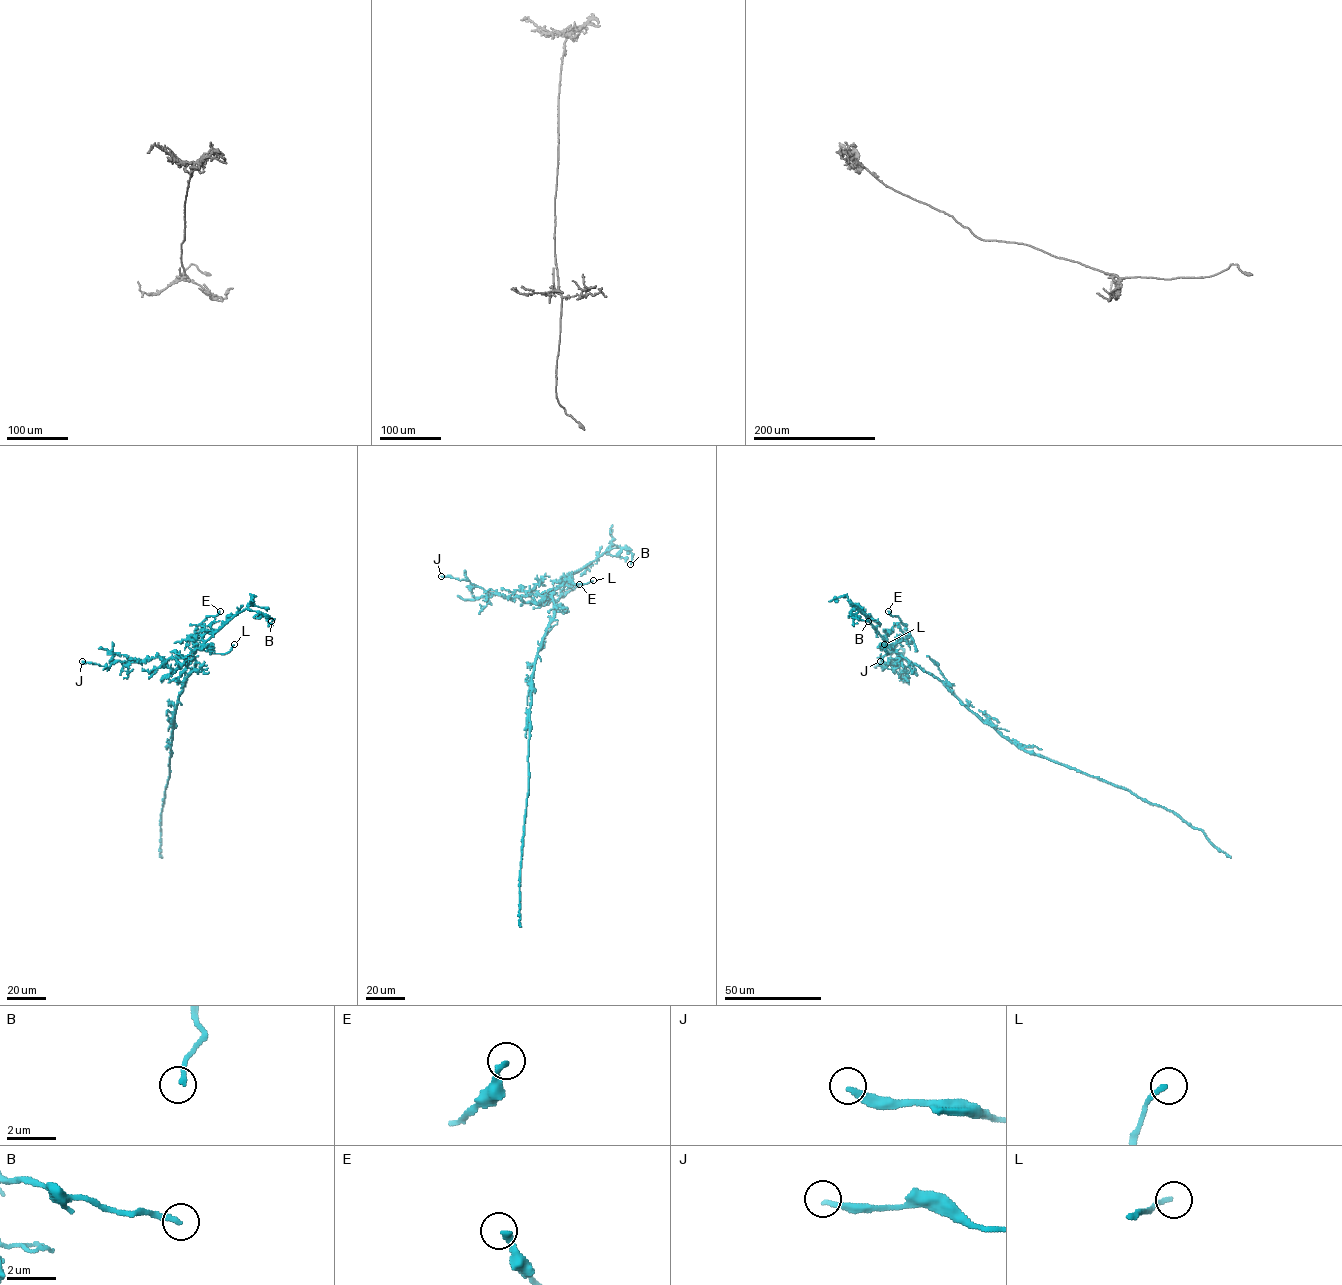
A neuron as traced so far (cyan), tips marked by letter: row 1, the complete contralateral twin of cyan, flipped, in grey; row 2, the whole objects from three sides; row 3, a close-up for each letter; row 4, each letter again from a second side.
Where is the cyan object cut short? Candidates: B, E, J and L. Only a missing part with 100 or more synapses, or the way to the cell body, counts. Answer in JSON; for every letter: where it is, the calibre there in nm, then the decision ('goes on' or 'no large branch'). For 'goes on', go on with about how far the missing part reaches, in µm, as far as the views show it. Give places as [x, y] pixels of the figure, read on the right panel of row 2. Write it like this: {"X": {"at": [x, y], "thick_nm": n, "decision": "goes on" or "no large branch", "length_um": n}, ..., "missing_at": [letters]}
{"B": {"at": [868, 621], "thick_nm": 200, "decision": "no large branch"}, "E": {"at": [888, 611], "thick_nm": 240, "decision": "no large branch"}, "J": {"at": [880, 661], "thick_nm": 240, "decision": "no large branch"}, "L": {"at": [884, 644], "thick_nm": 180, "decision": "no large branch"}, "missing_at": []}

